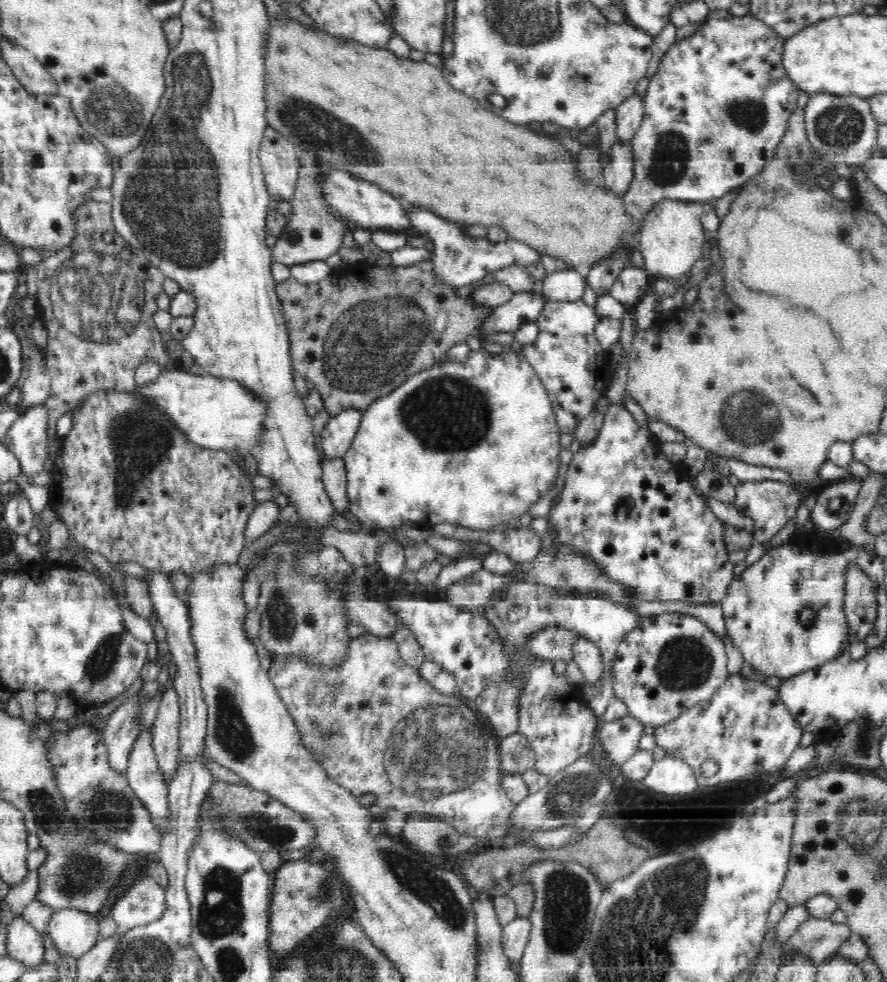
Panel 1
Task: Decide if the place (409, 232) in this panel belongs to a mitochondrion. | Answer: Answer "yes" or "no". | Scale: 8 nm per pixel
no

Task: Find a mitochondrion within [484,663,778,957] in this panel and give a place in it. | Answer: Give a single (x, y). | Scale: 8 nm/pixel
(565, 796)

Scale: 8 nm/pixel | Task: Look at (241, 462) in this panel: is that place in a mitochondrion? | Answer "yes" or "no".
no

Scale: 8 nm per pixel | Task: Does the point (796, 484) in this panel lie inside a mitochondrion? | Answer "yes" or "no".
no

